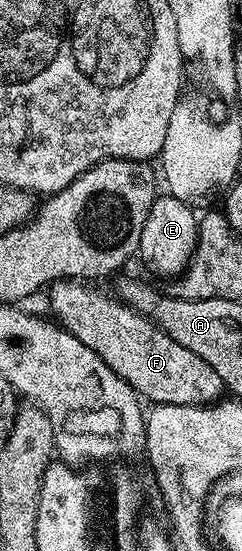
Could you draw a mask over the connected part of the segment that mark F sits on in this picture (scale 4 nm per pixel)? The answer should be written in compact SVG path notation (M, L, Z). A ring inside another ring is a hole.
M66 278L53 281L49 292L49 304L53 307L52 315L56 317L62 328L75 334L83 346L95 350L107 366L119 378L123 378L130 386L137 391L137 395L146 401L154 400L152 403L157 406L172 406L175 408L188 408L192 404L212 404L222 399L226 391L225 383L215 374L215 370L199 357L192 353L186 346L181 346L168 333L164 332L160 324L154 323L148 316L137 312L131 305L125 303L112 292L104 292L101 288L92 288L92 283L82 282L77 278Z

